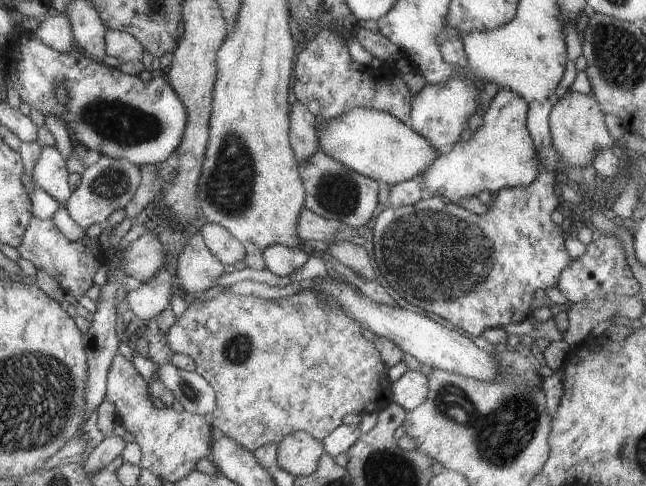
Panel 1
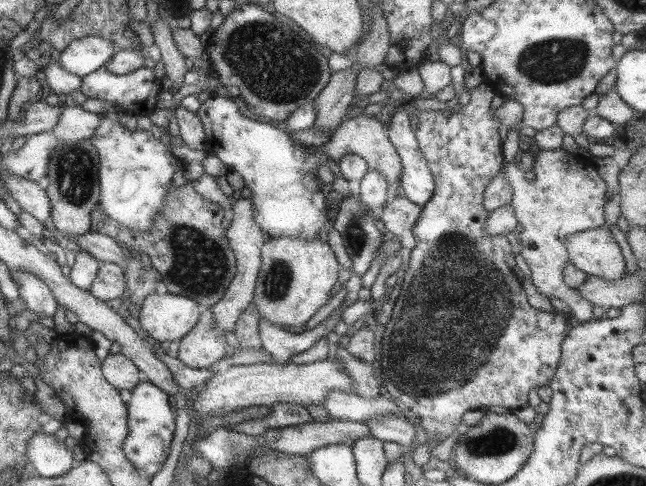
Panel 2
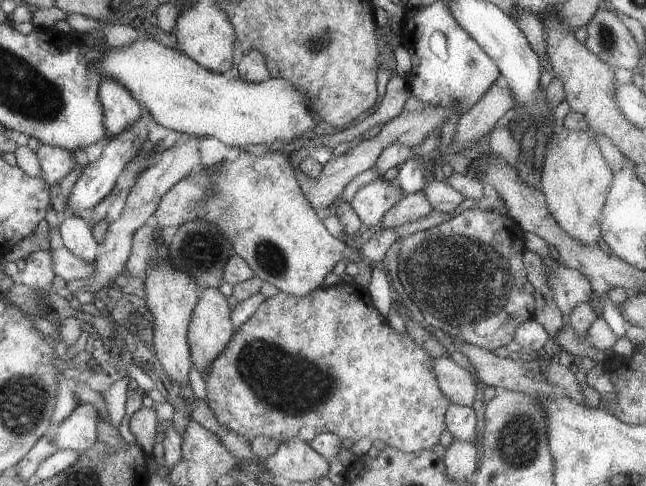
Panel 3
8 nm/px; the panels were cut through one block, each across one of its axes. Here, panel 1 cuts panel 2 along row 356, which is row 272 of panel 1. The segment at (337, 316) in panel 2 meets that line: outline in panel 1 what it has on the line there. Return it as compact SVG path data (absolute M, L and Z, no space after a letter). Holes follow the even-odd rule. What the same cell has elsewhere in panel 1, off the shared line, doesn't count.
M271 244L262 250L266 268L276 276L288 276L299 269L310 257L301 248L290 248L283 244Z

